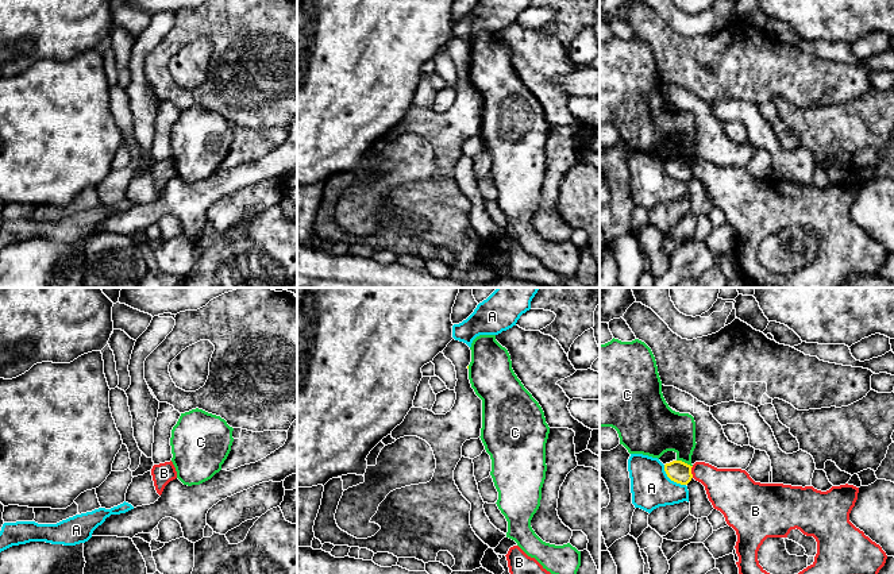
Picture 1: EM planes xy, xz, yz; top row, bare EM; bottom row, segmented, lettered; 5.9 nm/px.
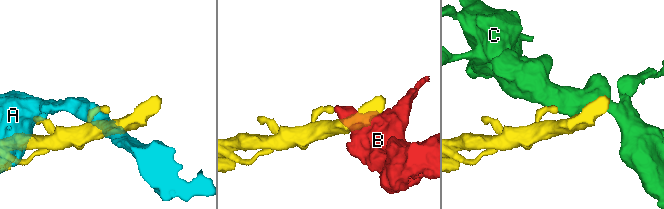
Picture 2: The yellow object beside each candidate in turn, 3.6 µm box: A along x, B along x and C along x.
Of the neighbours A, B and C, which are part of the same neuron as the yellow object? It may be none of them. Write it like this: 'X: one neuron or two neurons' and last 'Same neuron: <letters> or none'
A: two neurons
B: two neurons
C: two neurons
Same neuron: none

